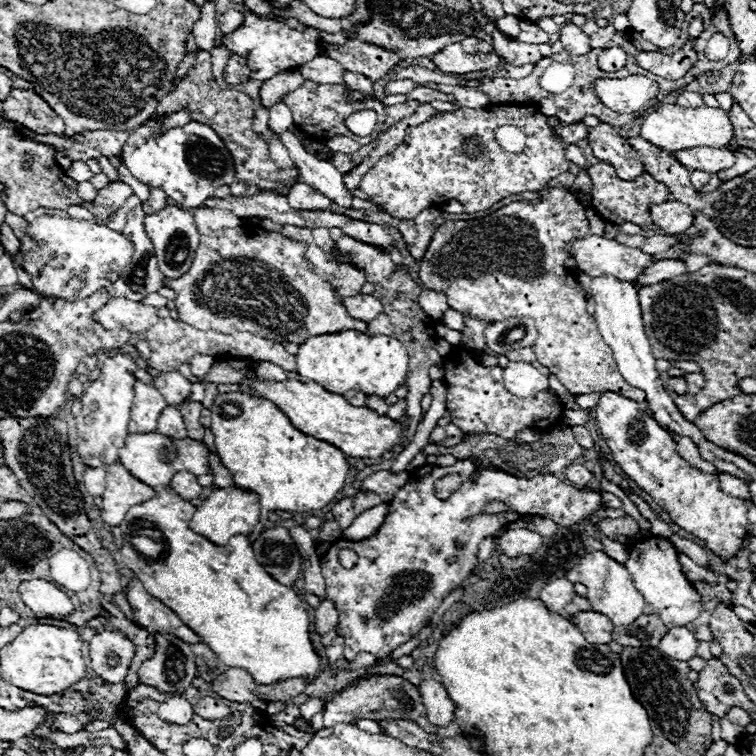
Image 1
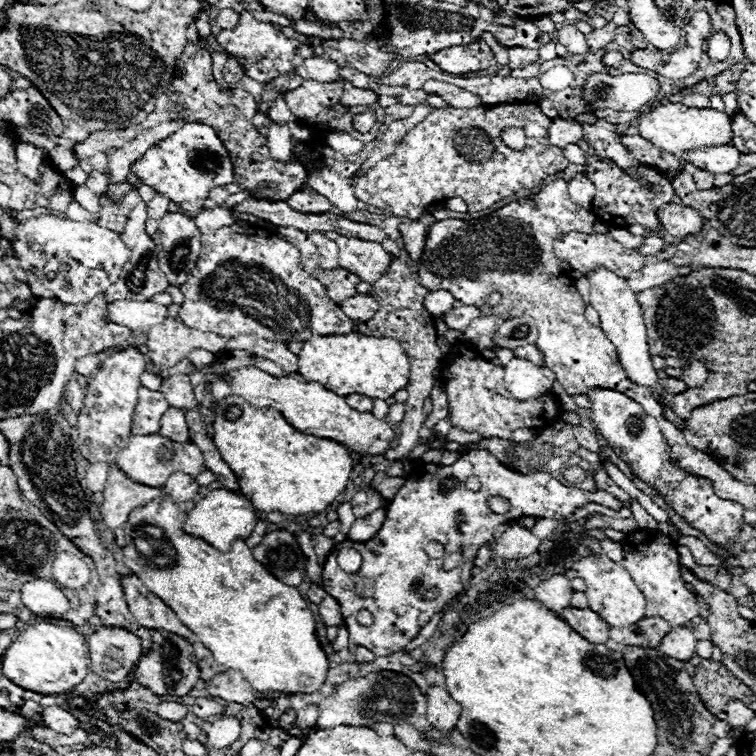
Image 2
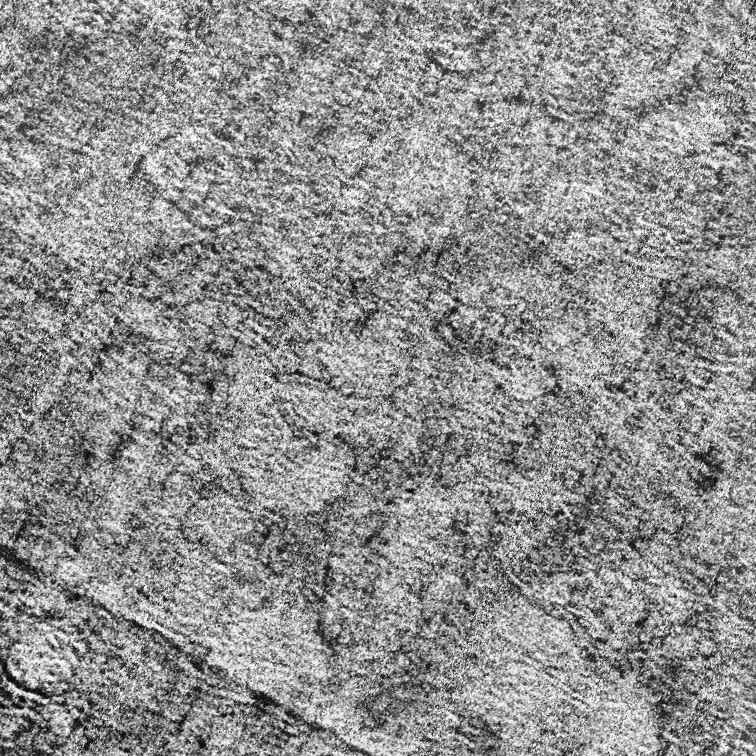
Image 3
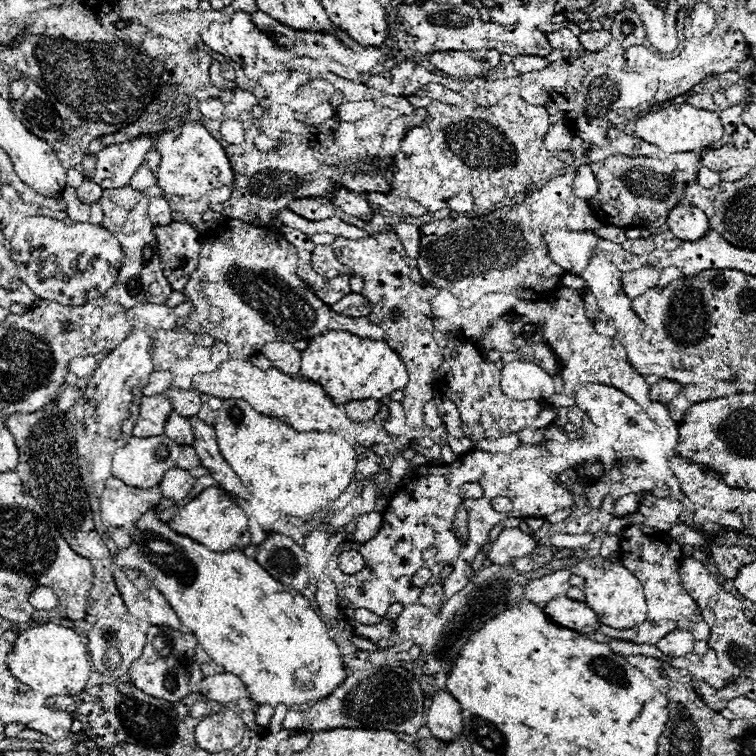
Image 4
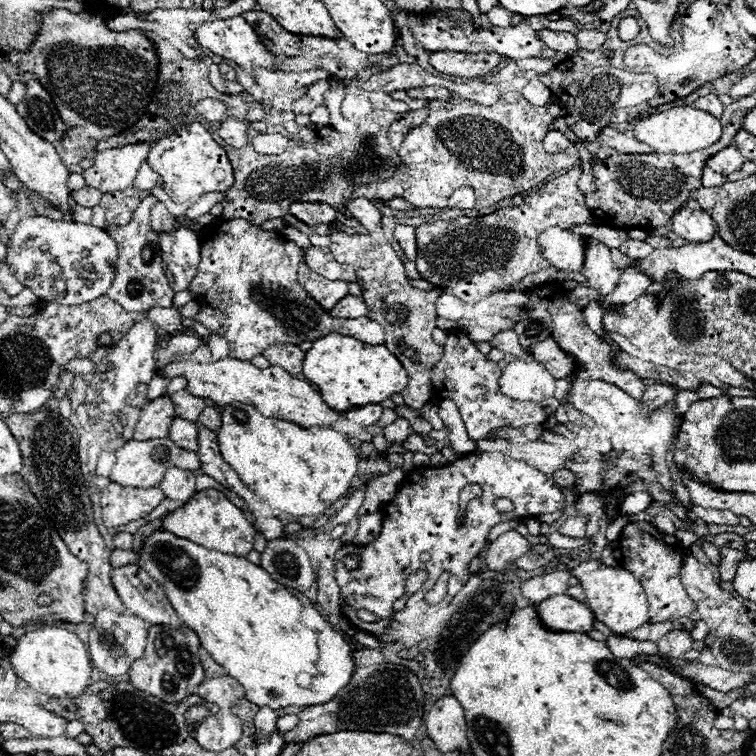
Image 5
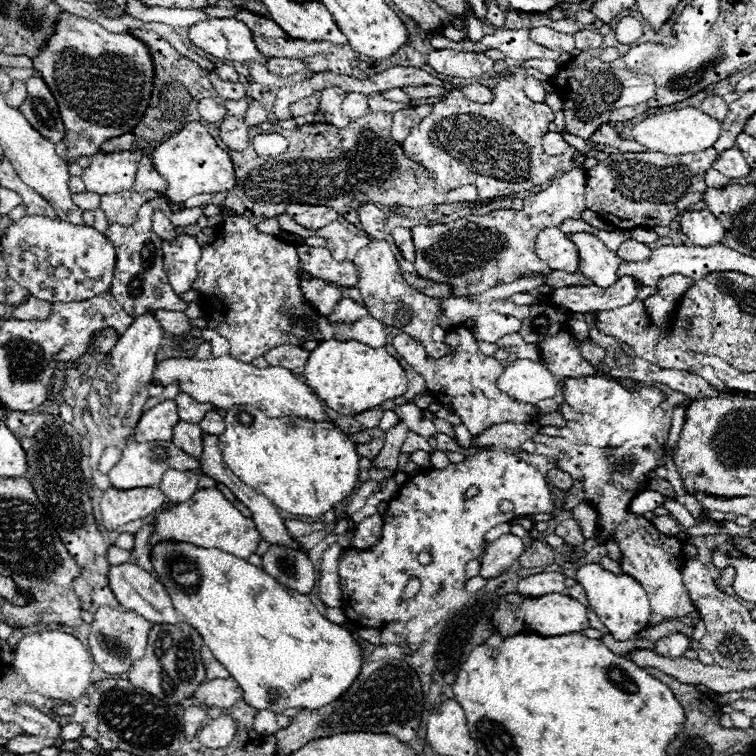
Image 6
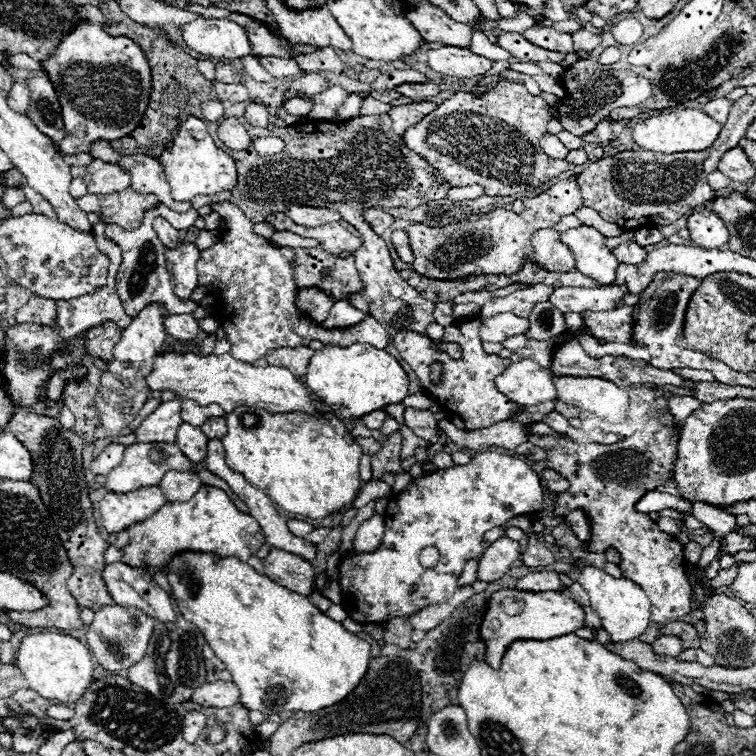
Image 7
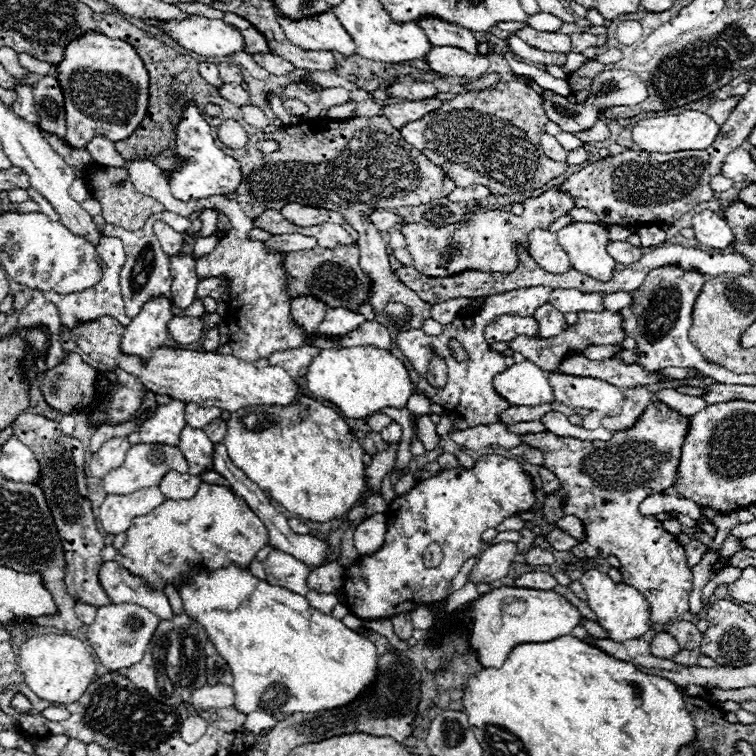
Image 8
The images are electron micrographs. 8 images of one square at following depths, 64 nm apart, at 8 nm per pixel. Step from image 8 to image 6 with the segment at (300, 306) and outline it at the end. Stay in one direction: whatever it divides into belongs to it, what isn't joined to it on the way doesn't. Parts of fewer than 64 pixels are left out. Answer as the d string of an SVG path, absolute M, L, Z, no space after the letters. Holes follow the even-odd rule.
M308 272L300 274L300 284L302 284L302 290L304 290L304 298L316 310L320 310L324 316L328 316L328 312L332 312L336 300L340 300L340 296L344 292L336 284L328 284L326 280L316 280L316 278L308 276Z

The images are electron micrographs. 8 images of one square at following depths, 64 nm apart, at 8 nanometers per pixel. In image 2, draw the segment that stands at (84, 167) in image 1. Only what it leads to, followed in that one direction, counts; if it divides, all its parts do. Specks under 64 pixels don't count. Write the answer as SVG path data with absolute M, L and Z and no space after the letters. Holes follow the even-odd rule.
M76 164L72 170L64 172L64 176L66 176L68 180L72 180L76 186L80 186L80 184L84 184L84 182L88 180L88 172L86 172L86 170L82 170L78 164Z

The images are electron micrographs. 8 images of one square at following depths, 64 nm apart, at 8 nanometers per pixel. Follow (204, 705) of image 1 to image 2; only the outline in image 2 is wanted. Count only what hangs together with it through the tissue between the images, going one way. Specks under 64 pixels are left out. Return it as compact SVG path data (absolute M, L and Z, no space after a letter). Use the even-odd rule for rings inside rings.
M196 698L194 706L192 706L192 712L200 718L210 718L214 714L222 714L224 706L218 704L216 700L210 700L210 698Z

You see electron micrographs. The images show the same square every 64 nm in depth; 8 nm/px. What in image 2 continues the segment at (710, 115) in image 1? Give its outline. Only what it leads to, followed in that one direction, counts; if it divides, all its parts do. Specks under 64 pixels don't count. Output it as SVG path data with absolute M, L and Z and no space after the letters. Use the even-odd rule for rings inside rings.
M660 104L654 110L642 114L640 118L640 136L660 146L670 154L682 154L684 150L694 150L702 146L722 146L732 140L730 116L714 108L688 108L684 104Z

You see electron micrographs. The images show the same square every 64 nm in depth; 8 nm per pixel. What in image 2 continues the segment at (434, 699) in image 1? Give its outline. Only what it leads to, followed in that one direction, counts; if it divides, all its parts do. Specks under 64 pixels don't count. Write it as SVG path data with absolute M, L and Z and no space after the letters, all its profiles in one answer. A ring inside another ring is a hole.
M430 686L426 692L426 704L428 722L438 730L452 730L456 726L456 720L460 716L460 704L452 700L446 688L442 686Z

